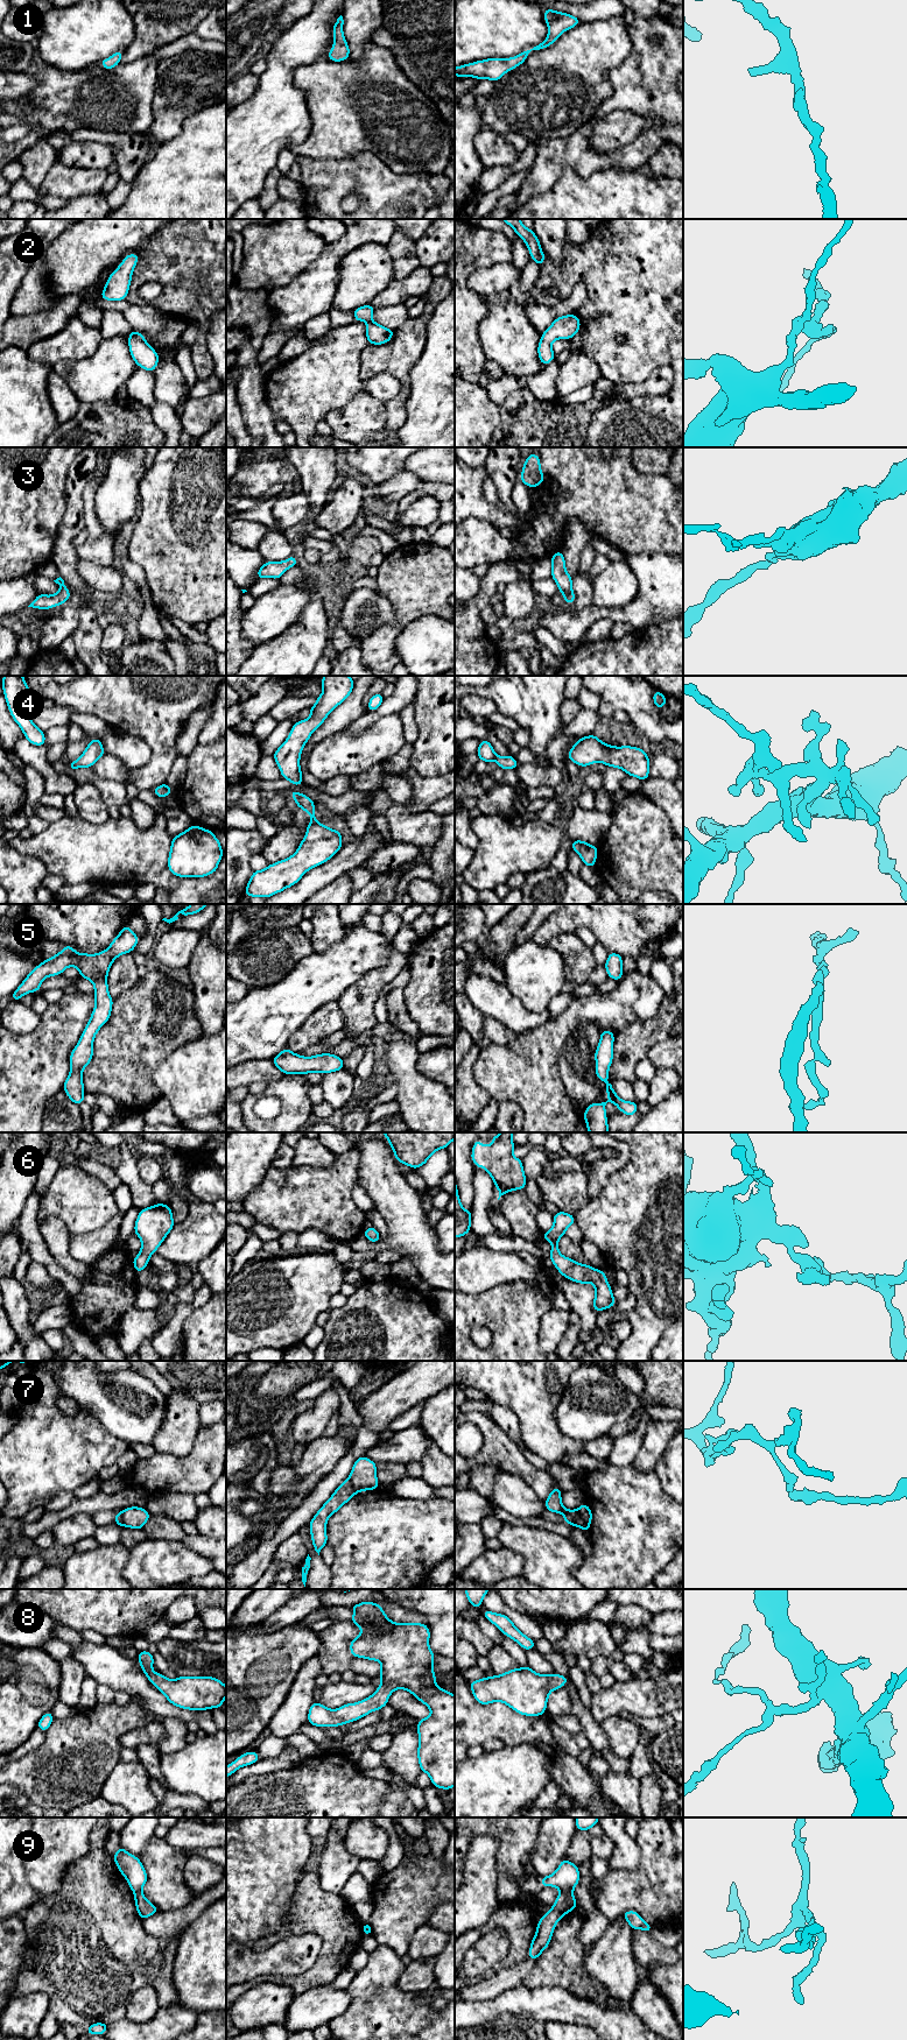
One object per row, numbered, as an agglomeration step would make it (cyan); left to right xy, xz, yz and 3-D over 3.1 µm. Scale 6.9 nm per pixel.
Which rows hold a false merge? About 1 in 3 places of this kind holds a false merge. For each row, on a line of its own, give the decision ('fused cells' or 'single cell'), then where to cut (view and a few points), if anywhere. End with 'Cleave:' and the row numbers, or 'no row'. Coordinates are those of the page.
1: single cell; no cut
2: single cell; no cut
3: single cell; no cut
4: single cell; no cut
5: single cell; no cut
6: single cell; no cut
7: fused cells; cut in yz along (577, 1510), (575, 1525)
8: single cell; no cut
9: fused cells; cut in yz along (561, 1891), (571, 1892)
Cleave: 7, 9

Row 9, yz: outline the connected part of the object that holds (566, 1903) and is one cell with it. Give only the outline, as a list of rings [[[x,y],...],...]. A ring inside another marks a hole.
[[[560,1892],[553,1907],[542,1915],[536,1926],[536,1933],[530,1942],[528,1957],[536,1960],[549,1946],[556,1923],[564,1917],[576,1910],[577,1901],[572,1892]]]

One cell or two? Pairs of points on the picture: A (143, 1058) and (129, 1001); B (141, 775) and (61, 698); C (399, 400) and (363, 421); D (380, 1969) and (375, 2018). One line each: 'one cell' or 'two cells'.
A: one cell
B: one cell
C: one cell
D: one cell

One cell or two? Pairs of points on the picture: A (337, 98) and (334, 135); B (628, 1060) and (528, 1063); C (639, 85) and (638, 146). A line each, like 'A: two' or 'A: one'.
A: one
B: two
C: one

